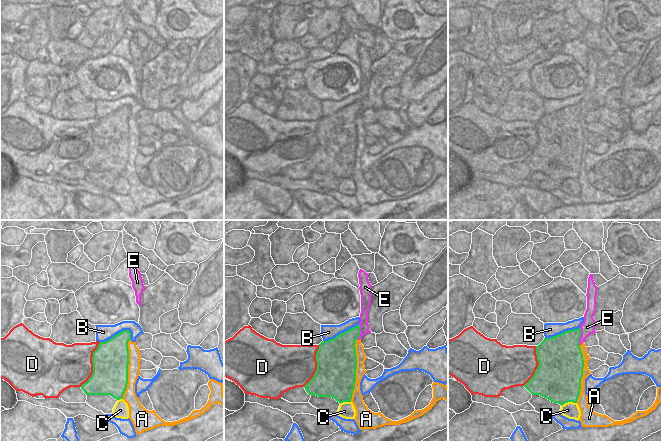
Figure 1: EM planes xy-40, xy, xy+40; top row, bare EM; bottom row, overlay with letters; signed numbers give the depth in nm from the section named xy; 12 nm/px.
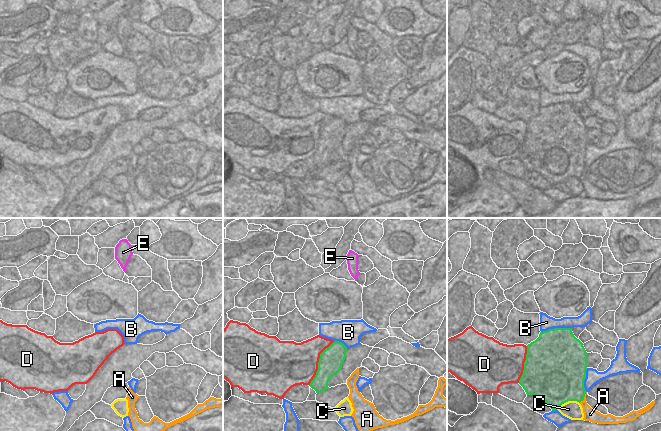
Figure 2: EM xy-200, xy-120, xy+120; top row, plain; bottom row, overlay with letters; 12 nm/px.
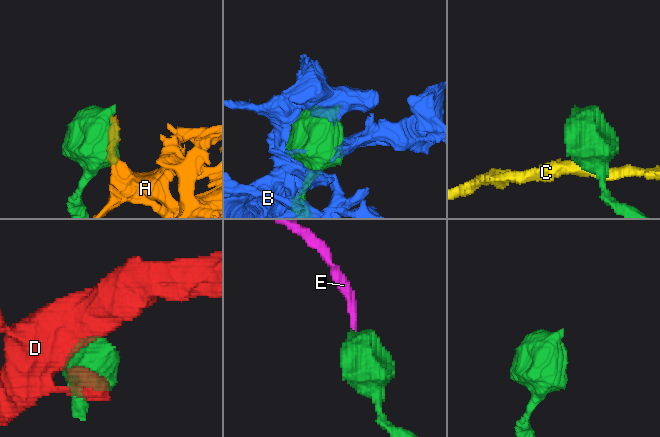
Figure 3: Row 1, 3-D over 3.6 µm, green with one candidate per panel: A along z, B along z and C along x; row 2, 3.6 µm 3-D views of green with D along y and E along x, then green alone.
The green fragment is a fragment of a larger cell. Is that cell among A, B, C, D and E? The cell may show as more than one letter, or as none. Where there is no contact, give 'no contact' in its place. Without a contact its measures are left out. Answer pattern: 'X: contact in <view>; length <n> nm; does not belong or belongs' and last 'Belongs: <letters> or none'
A: contact in xy; length 750 nm; does not belong
B: contact in xy-40; length 400 nm; does not belong
C: contact in xy+40; length 200 nm; does not belong
D: contact in xy-40; length 600 nm; does not belong
E: contact in xy+40; length 220 nm; belongs
Belongs: E

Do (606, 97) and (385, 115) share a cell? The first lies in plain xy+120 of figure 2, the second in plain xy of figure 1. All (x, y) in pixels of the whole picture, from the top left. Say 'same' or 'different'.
different

